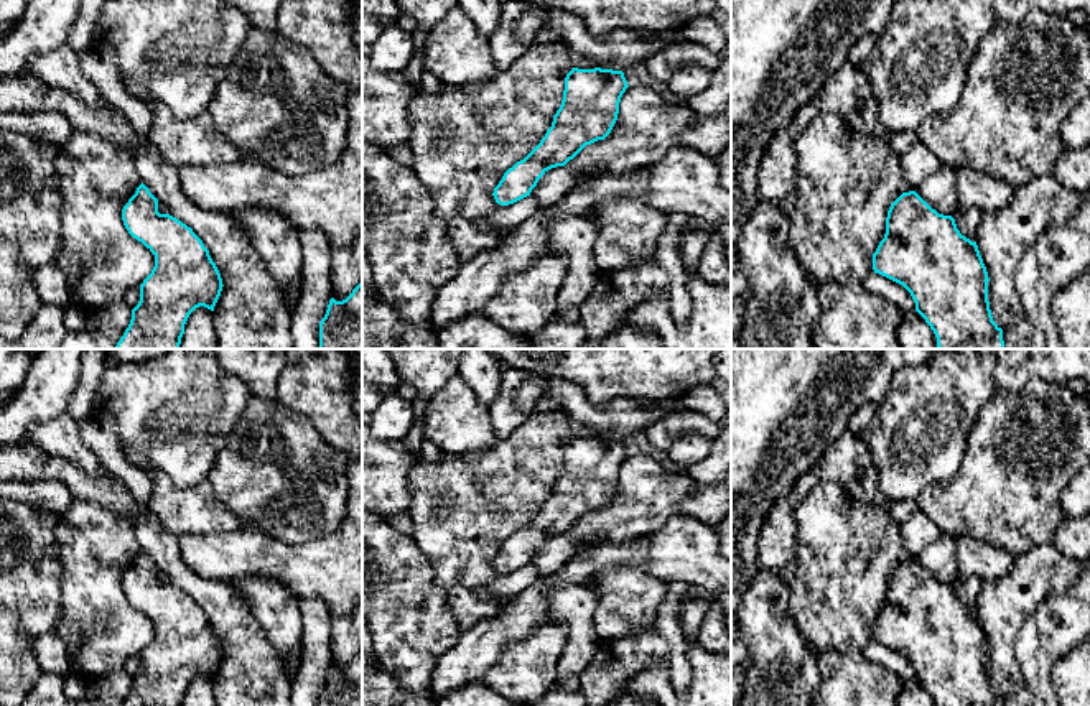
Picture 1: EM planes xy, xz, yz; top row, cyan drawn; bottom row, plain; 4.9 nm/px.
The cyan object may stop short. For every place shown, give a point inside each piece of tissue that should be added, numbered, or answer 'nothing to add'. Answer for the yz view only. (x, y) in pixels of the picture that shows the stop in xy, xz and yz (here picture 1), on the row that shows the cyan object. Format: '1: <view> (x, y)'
nothing to add

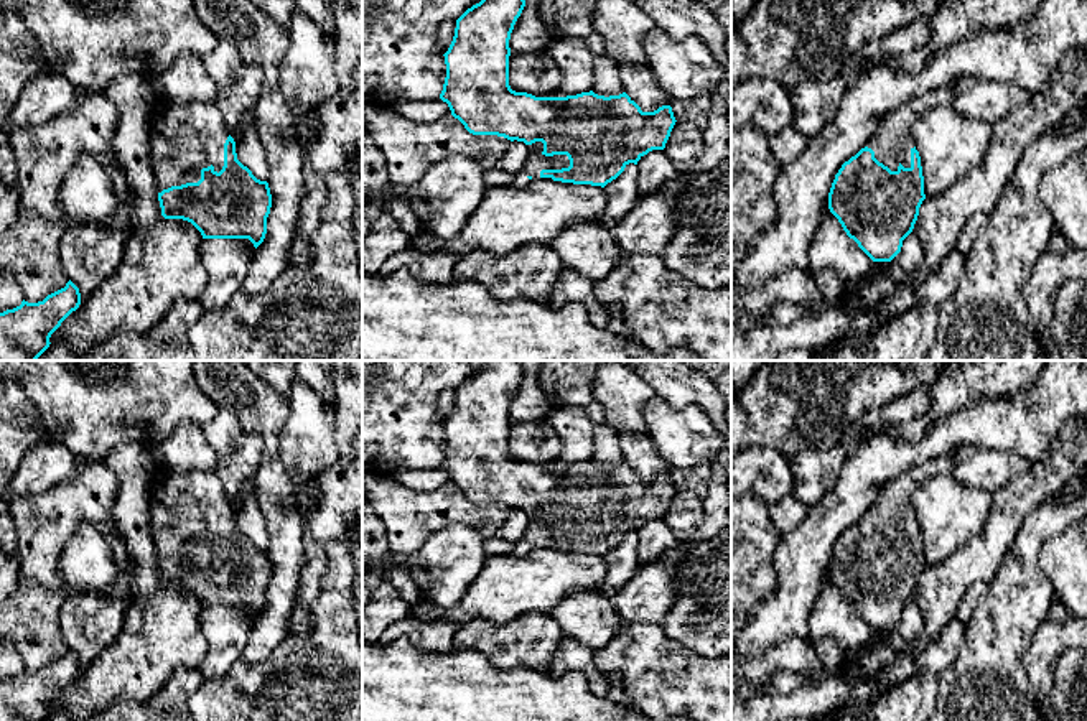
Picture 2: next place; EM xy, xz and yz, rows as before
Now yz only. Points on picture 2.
1: yz (893, 140)

